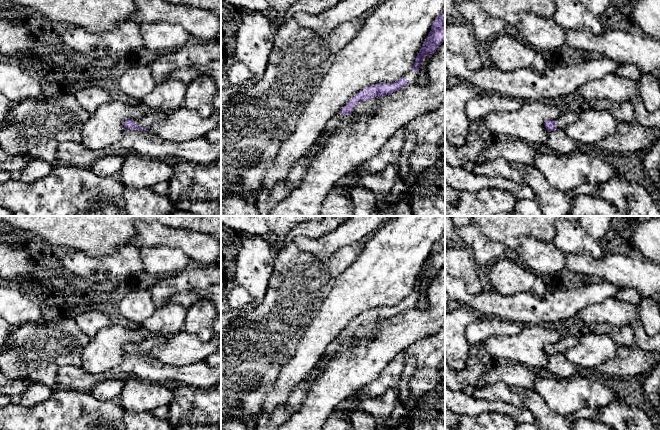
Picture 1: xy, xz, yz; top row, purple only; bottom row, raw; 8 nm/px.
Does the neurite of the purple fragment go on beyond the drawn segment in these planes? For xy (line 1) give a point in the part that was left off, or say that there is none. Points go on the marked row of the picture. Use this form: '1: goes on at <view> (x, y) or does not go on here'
1: goes on at xy (151, 117)

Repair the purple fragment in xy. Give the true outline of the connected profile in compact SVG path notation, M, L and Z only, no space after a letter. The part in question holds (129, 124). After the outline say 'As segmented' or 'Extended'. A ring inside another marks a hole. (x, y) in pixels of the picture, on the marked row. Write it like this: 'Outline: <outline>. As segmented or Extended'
Outline: M152 110L148 111L145 116L133 120L128 119L124 122L124 127L127 130L144 130L147 131L147 128L151 126L152 124L160 121L166 116L167 112L164 111L157 111Z. Extended

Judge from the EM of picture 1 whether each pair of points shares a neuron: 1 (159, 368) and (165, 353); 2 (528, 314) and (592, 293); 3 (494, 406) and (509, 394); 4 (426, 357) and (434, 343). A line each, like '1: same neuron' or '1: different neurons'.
1: different neurons
2: same neuron
3: different neurons
4: same neuron

